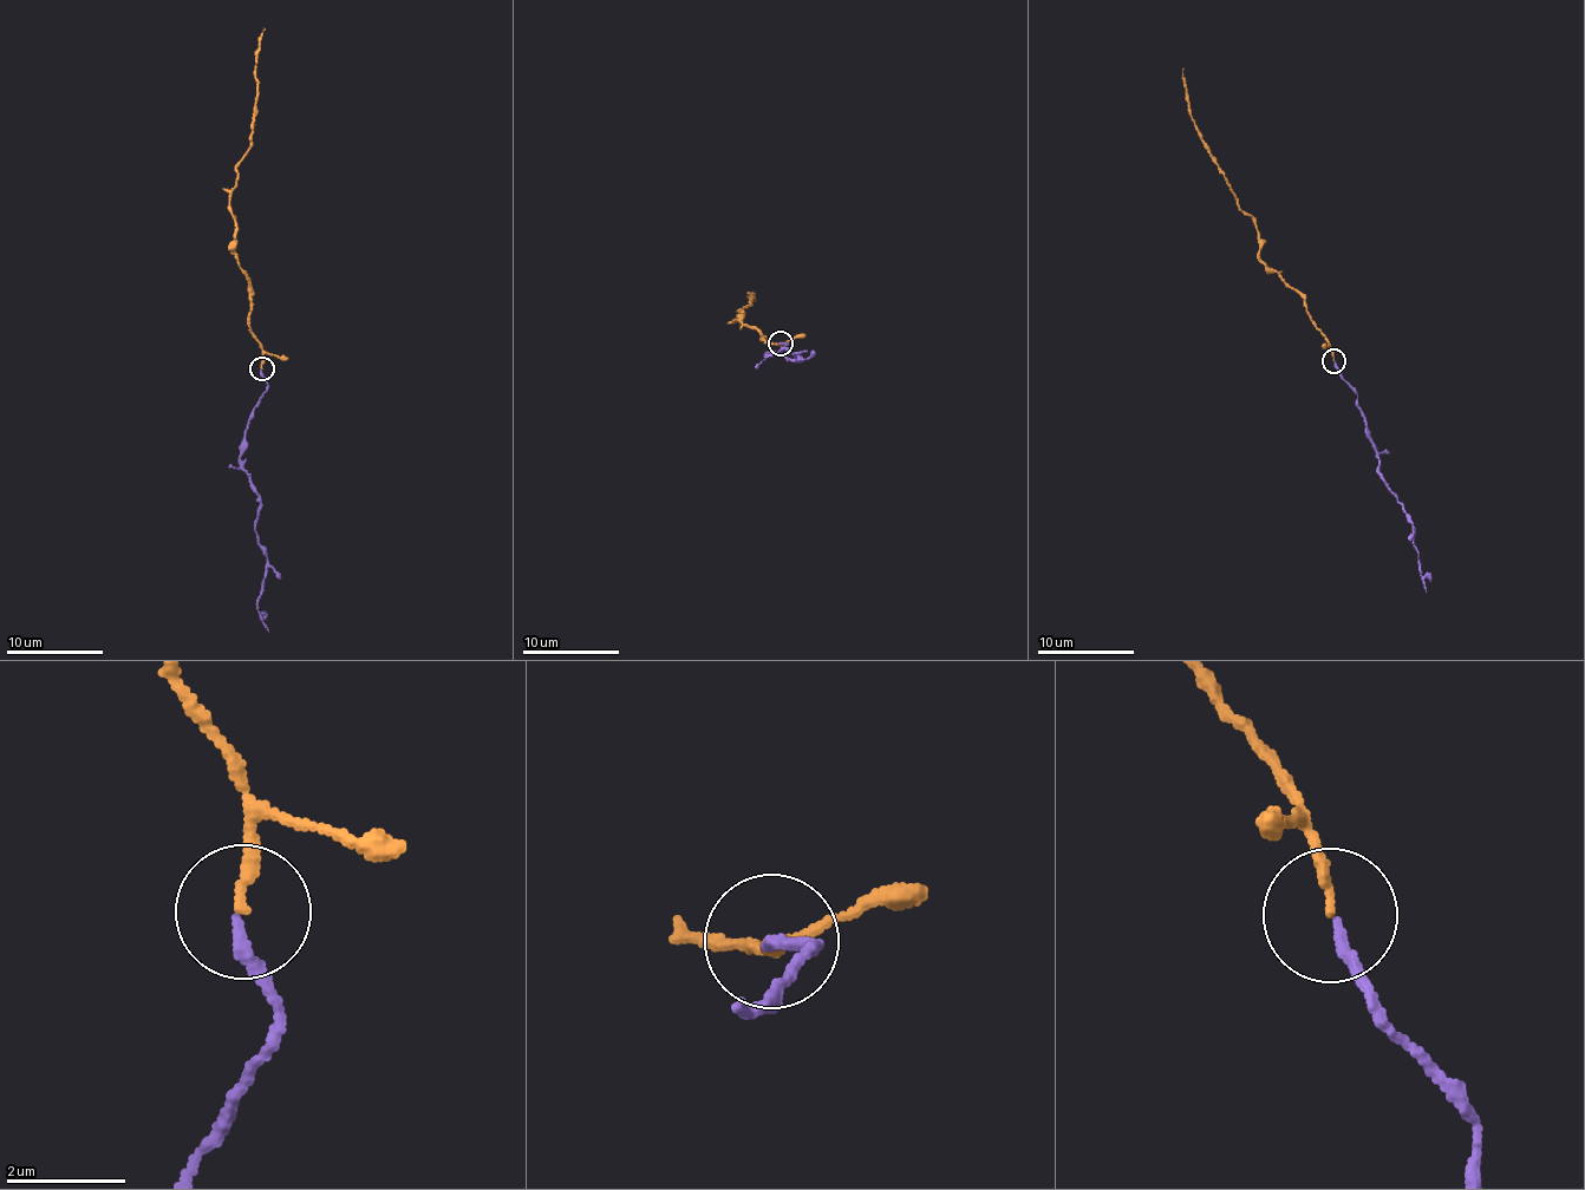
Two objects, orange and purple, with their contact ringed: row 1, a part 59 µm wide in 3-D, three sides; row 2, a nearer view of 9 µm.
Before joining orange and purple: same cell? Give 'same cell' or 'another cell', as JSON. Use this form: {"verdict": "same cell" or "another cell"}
{"verdict": "same cell"}

